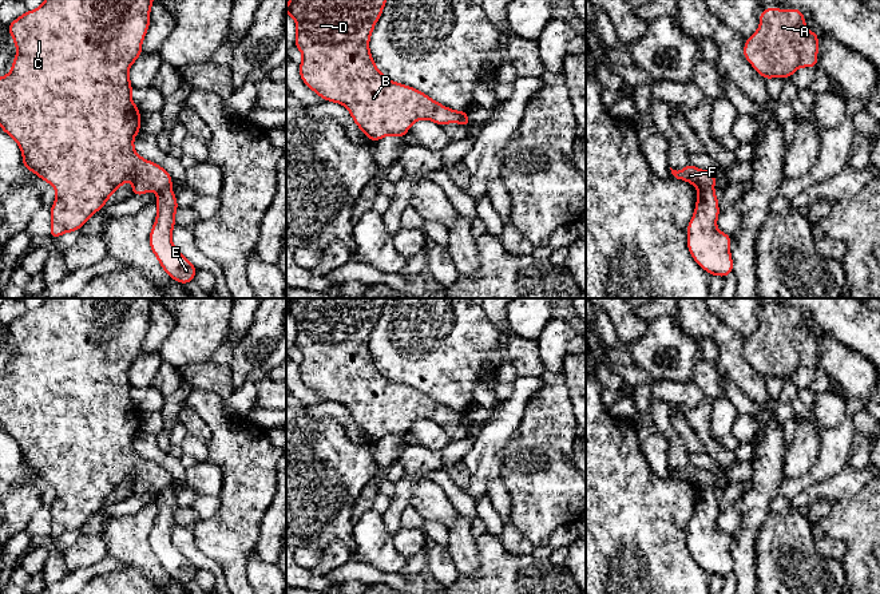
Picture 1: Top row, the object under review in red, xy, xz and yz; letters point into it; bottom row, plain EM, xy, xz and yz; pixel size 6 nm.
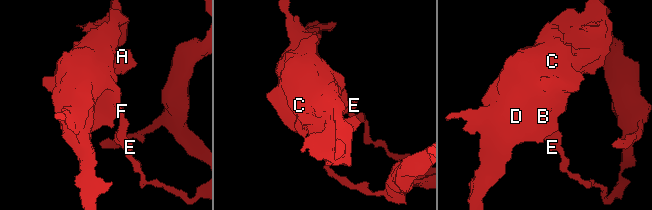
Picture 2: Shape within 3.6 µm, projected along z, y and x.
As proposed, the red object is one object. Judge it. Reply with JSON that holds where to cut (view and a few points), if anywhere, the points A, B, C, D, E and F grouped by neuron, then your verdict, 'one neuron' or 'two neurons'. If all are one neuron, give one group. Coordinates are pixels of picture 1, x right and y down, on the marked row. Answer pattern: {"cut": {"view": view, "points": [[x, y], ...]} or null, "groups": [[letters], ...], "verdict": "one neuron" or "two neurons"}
{"cut": {"view": "yz", "points": [[712, 187], [700, 190]]}, "groups": [["A", "B", "C", "D", "F"], ["E"]], "verdict": "two neurons"}

